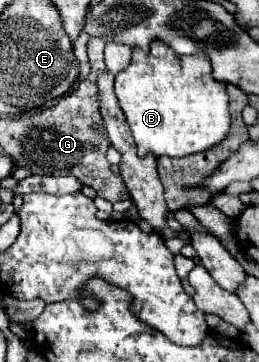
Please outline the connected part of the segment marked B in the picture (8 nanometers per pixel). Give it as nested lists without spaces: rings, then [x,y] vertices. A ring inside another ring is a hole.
[[[160,40],[150,42],[150,50],[144,52],[140,48],[132,48],[130,66],[116,74],[114,92],[118,98],[118,106],[122,108],[126,122],[134,134],[138,154],[152,152],[158,156],[186,156],[208,150],[210,146],[222,142],[230,128],[230,114],[228,114],[228,94],[226,84],[212,78],[210,60],[206,54],[190,54],[178,56],[168,44]]]

